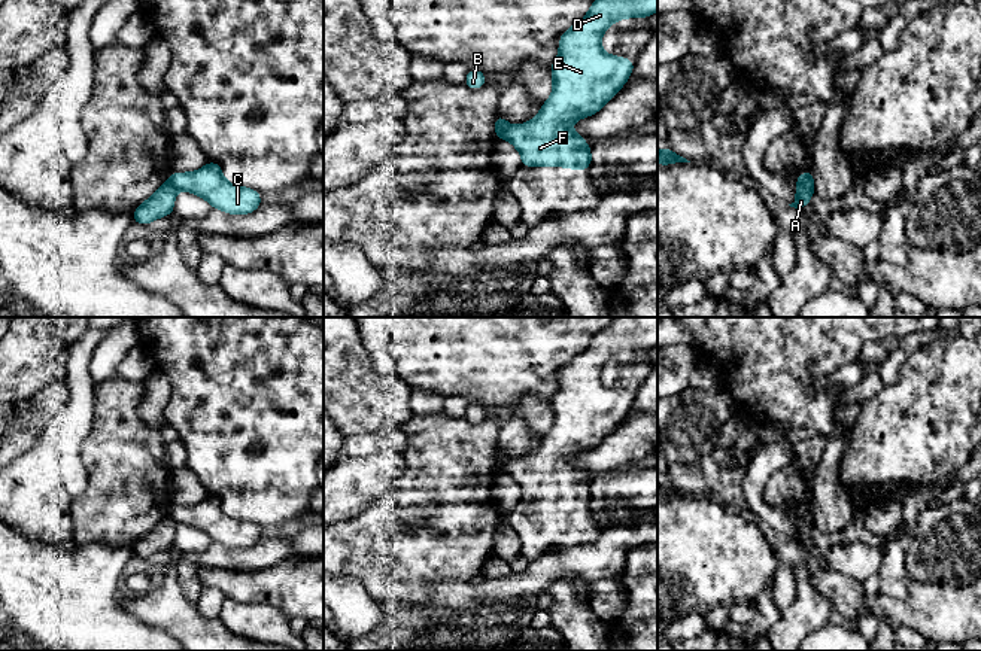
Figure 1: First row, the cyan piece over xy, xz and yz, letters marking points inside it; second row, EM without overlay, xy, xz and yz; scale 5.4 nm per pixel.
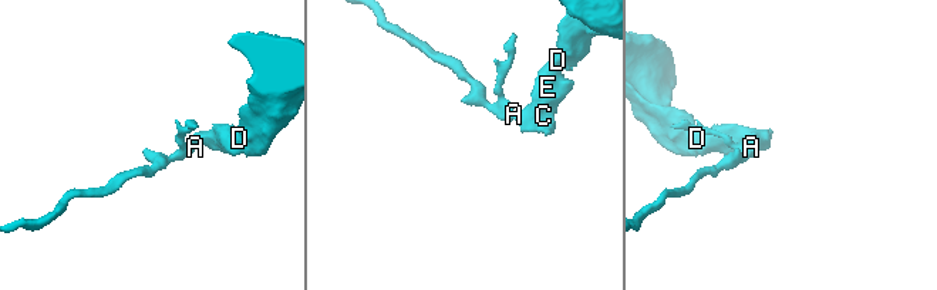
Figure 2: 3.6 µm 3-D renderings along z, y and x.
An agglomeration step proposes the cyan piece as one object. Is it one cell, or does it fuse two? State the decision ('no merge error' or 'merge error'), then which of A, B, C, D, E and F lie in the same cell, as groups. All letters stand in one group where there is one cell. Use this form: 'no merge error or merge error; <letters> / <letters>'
merge error; A B / C D E F

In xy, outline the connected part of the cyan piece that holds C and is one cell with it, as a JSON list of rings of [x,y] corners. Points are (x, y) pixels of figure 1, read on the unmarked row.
[[[213,495],[192,506],[171,506],[168,515],[177,524],[192,526],[207,533],[213,542],[231,548],[247,548],[261,539],[259,526],[228,517],[222,509],[221,499]]]

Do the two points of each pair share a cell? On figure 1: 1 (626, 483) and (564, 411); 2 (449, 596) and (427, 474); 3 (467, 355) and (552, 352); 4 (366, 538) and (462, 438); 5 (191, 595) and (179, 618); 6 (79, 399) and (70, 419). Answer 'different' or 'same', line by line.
1: different
2: different
3: same
4: same
5: different
6: same

